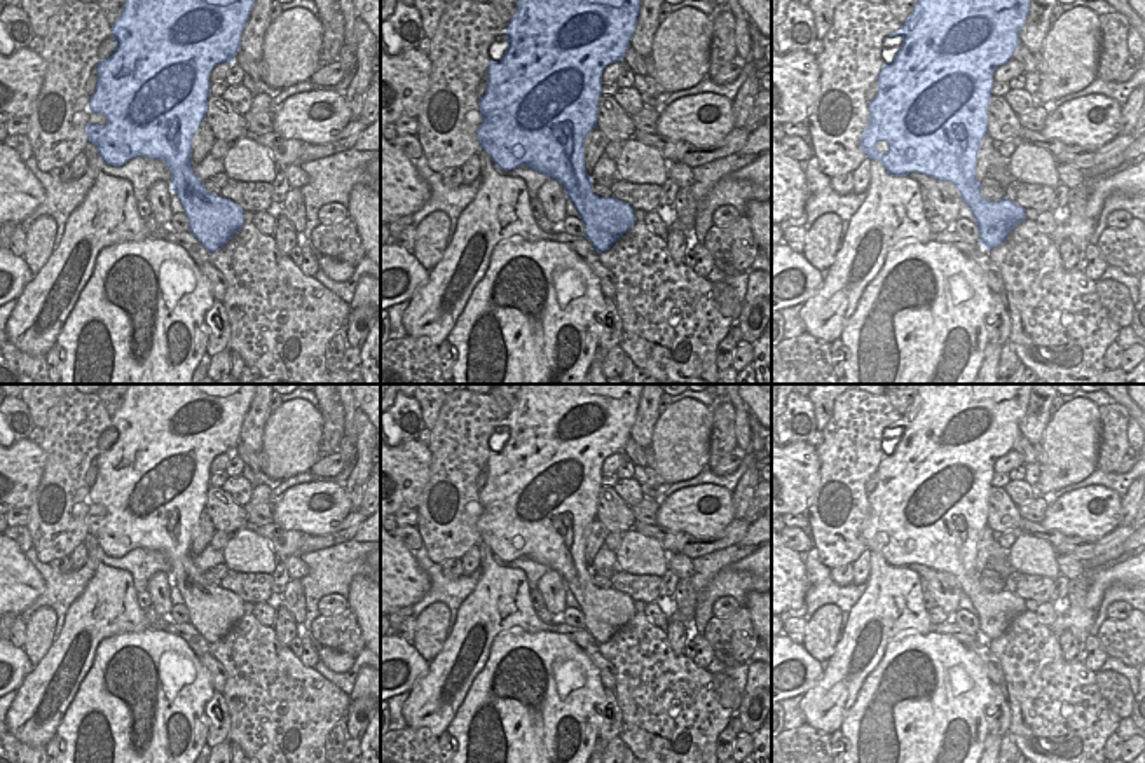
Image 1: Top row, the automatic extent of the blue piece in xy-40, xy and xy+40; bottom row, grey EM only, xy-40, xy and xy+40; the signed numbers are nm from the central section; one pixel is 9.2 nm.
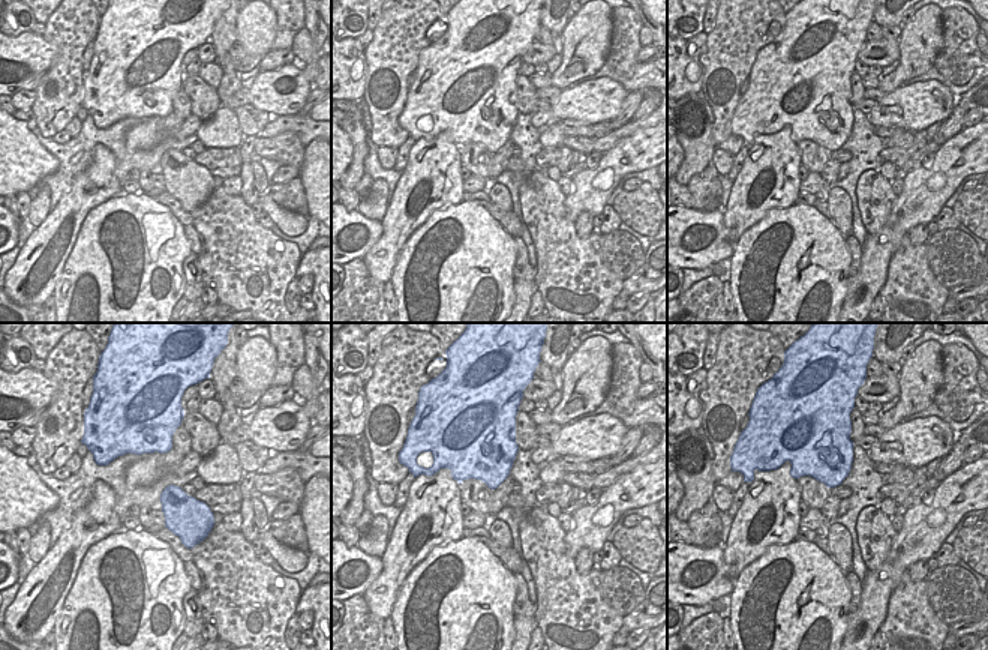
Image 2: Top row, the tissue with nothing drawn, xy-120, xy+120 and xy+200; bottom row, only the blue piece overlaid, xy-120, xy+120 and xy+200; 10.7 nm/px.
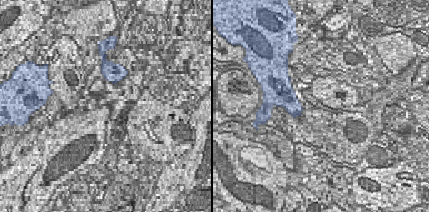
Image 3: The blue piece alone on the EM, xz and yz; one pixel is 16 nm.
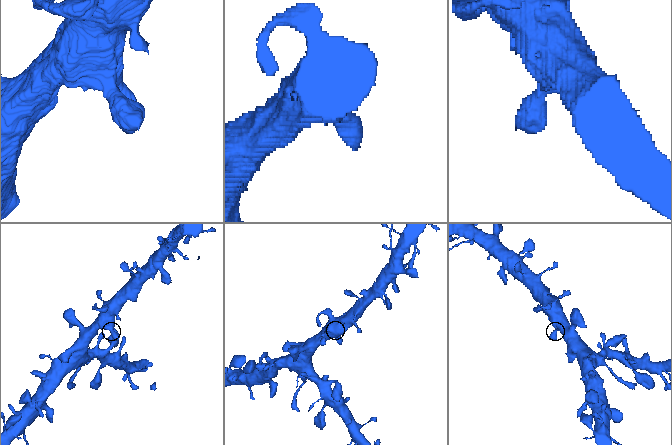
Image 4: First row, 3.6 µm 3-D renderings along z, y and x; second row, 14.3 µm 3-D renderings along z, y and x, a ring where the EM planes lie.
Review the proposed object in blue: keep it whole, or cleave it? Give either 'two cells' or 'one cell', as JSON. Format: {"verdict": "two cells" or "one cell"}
{"verdict": "one cell"}

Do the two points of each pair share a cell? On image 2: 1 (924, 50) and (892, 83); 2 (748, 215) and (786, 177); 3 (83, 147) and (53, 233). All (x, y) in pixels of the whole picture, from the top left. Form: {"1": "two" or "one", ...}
{"1": "one", "2": "one", "3": "two"}

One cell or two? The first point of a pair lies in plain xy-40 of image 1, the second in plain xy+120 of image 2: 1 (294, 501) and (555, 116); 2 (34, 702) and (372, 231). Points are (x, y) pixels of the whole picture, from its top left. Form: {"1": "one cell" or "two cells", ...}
{"1": "one cell", "2": "two cells"}

